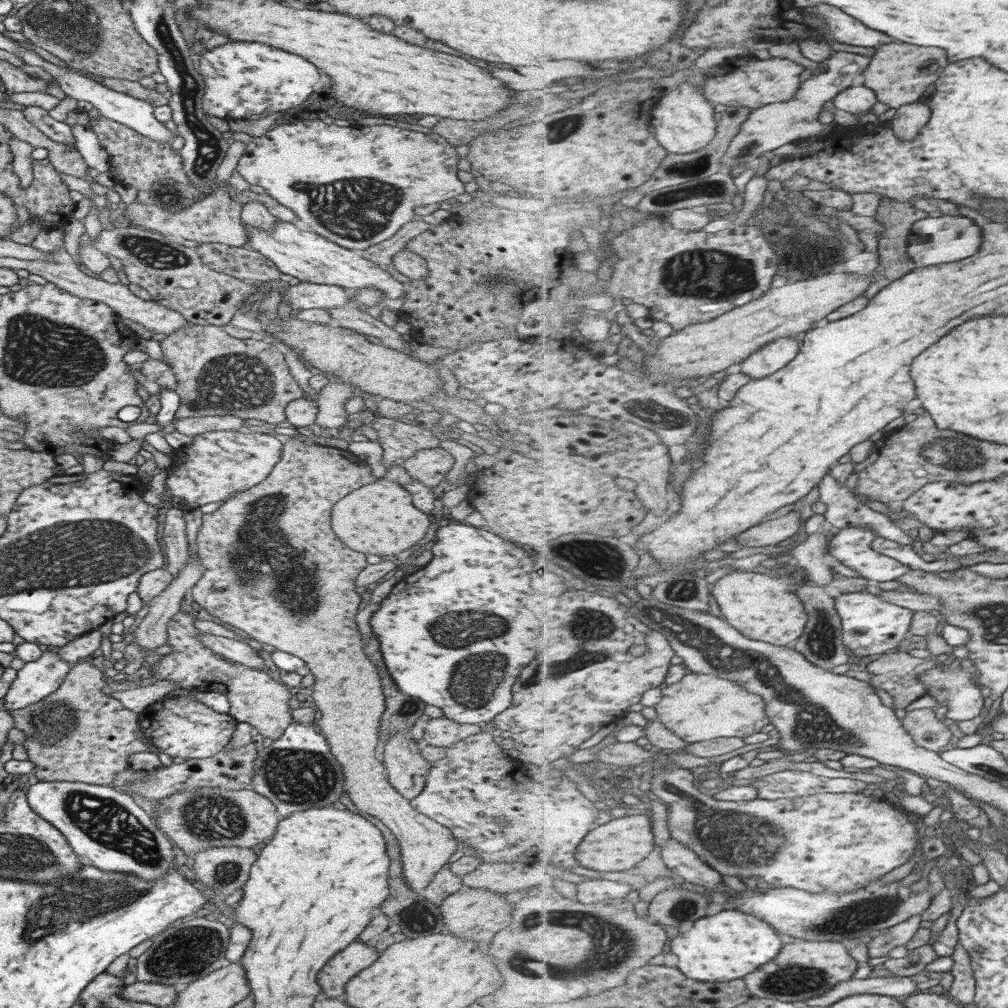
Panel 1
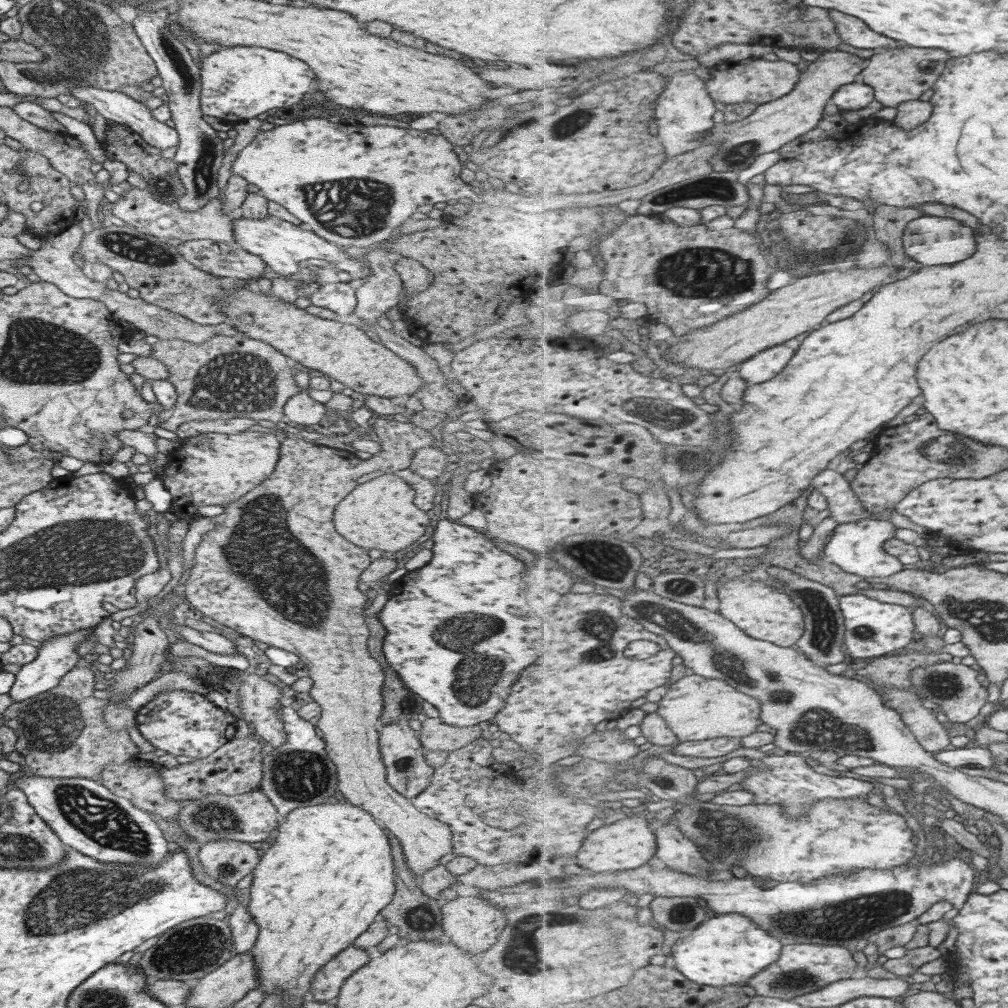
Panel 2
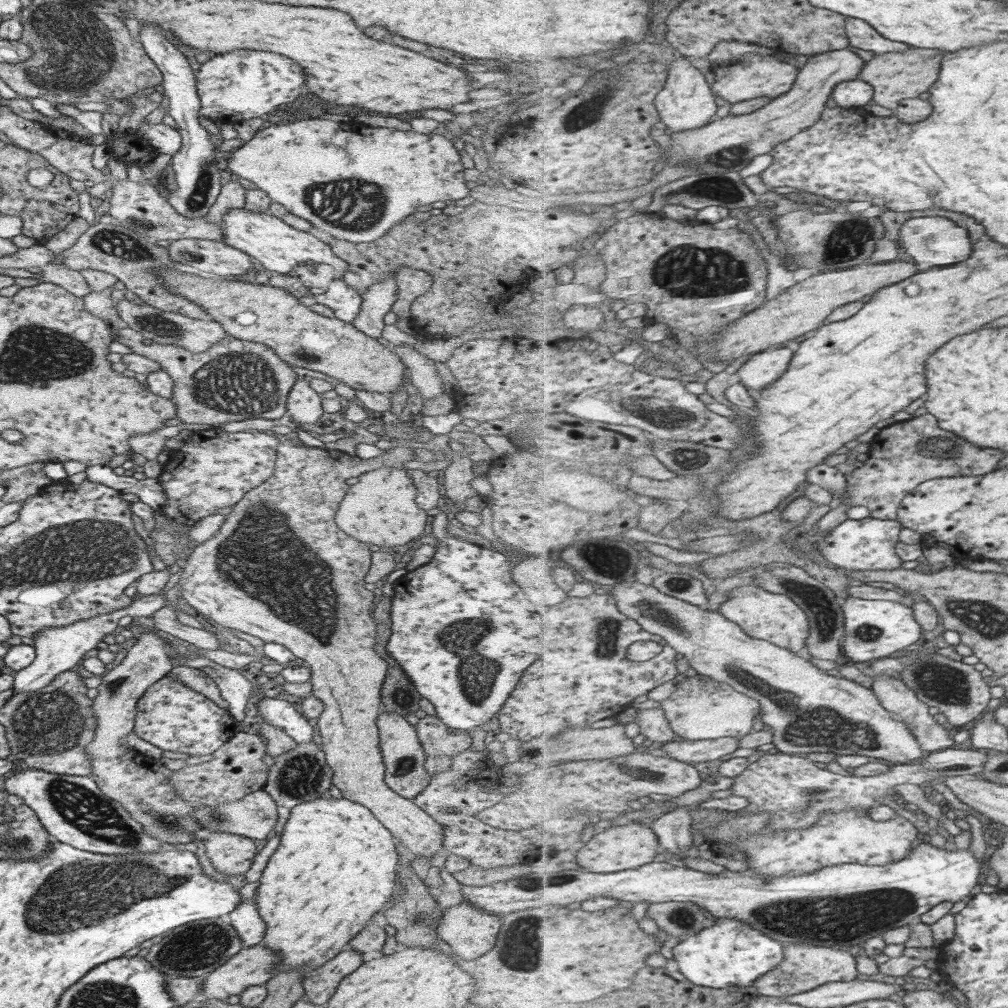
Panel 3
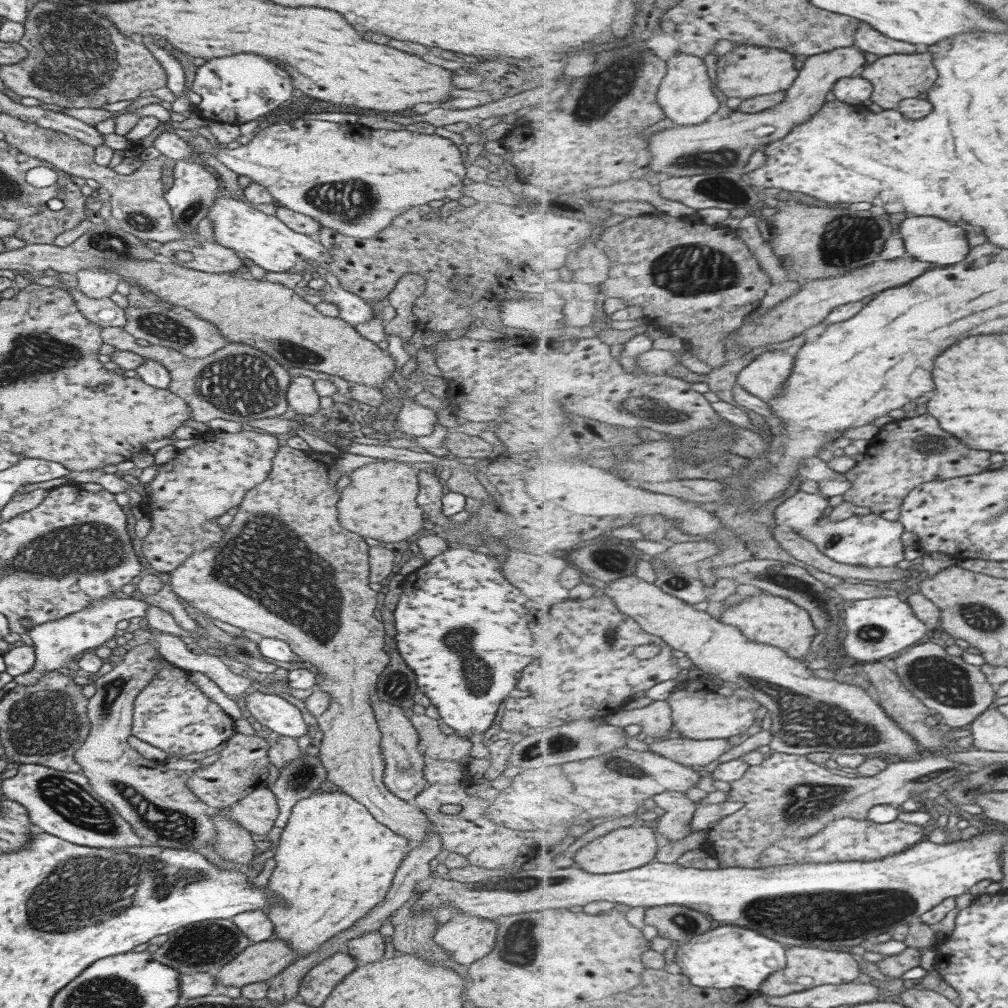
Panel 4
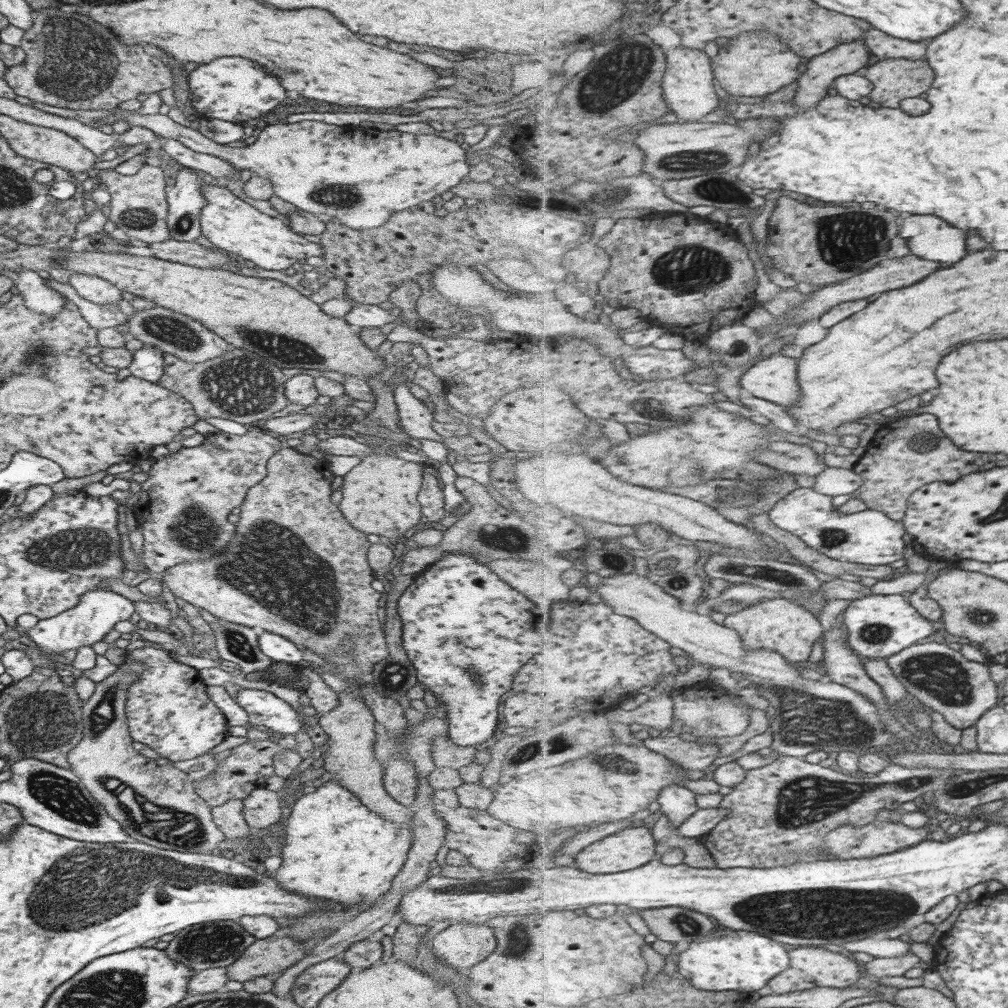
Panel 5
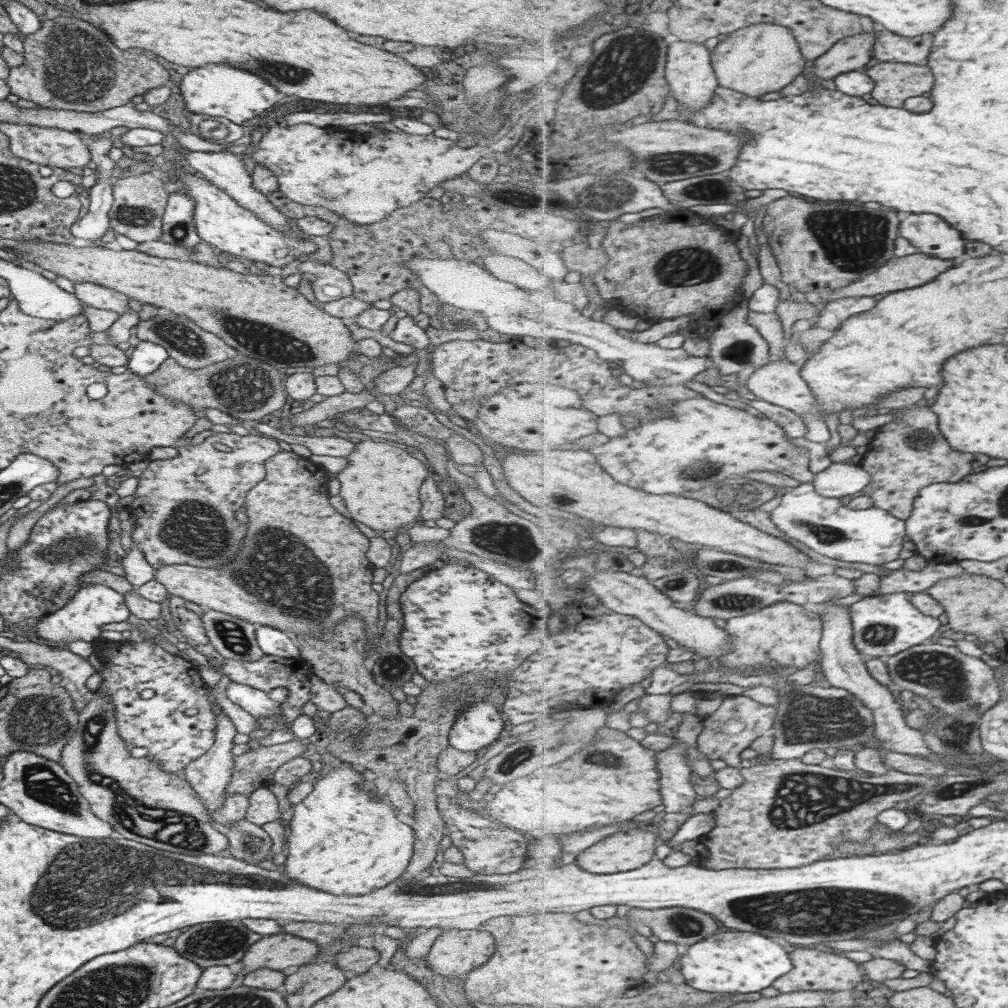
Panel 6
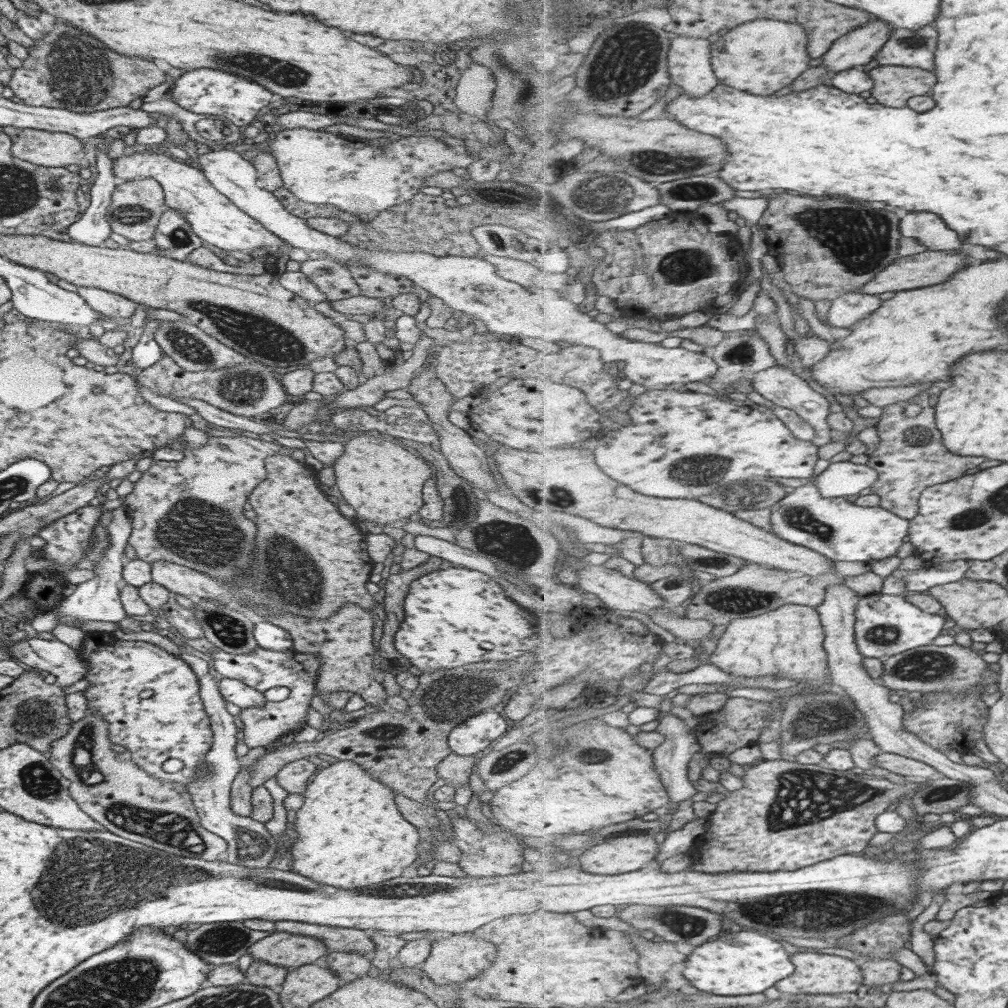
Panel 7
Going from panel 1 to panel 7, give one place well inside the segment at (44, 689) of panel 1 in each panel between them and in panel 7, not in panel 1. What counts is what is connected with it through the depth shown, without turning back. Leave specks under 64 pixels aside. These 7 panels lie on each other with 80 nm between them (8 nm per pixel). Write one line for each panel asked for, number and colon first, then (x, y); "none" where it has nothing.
2: (56, 656)
3: (56, 649)
4: (57, 642)
5: (94, 614)
6: (93, 605)
7: (97, 599)

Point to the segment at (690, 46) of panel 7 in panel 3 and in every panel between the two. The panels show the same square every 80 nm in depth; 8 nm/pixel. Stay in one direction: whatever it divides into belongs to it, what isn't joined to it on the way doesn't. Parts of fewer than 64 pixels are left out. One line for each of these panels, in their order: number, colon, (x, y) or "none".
3: (687, 101)
4: (686, 94)
5: (689, 87)
6: (689, 70)

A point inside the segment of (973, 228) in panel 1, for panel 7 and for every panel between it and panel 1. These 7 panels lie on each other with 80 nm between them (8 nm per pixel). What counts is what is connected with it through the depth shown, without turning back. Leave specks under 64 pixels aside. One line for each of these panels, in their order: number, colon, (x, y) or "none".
2: (931, 240)
3: (929, 239)
4: (927, 238)
5: (929, 236)
6: (931, 233)
7: (929, 229)

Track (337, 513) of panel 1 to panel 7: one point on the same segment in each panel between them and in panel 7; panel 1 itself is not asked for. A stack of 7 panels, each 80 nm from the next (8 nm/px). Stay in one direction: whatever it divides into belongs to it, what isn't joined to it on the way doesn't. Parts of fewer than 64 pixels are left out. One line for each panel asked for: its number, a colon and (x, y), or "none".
2: (380, 514)
3: (380, 509)
4: (380, 501)
5: (379, 494)
6: (379, 486)
7: (381, 480)

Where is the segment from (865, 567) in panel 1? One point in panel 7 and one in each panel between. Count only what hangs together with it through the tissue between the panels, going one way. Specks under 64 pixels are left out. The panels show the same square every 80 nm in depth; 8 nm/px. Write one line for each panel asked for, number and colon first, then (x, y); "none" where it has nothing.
2: (857, 547)
3: (867, 544)
4: (870, 540)
5: (871, 537)
6: (874, 536)
7: (839, 528)

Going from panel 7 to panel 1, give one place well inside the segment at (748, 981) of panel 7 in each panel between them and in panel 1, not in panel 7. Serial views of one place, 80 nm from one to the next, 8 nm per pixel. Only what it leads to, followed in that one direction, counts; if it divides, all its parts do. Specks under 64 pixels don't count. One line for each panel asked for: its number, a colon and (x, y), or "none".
1: (727, 945)
2: (729, 948)
3: (727, 952)
4: (728, 956)
5: (727, 959)
6: (730, 962)

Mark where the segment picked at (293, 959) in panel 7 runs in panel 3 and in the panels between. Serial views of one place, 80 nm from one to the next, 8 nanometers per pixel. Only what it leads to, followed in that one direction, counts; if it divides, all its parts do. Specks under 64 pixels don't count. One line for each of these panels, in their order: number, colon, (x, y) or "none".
3: (253, 966)
4: (258, 962)
5: (267, 956)
6: (277, 951)

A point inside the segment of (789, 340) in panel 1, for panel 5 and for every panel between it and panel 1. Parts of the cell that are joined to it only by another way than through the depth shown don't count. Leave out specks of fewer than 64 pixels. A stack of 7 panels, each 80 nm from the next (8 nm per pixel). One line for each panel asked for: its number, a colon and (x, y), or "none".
2: (765, 366)
3: (767, 367)
4: (764, 378)
5: (775, 378)

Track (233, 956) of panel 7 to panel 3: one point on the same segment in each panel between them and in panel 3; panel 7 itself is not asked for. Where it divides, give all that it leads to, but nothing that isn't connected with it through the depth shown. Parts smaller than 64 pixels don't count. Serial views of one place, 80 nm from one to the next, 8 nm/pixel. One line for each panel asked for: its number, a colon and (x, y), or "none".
3: (193, 949)
4: (203, 946)
5: (207, 944)
6: (208, 944)

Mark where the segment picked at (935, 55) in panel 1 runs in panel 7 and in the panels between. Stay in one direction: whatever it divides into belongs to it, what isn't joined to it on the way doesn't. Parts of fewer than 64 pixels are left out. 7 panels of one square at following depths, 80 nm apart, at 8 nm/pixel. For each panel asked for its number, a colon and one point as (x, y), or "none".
2: (898, 75)
3: (896, 76)
4: (895, 77)
5: (895, 79)
6: (895, 82)
7: (893, 85)

